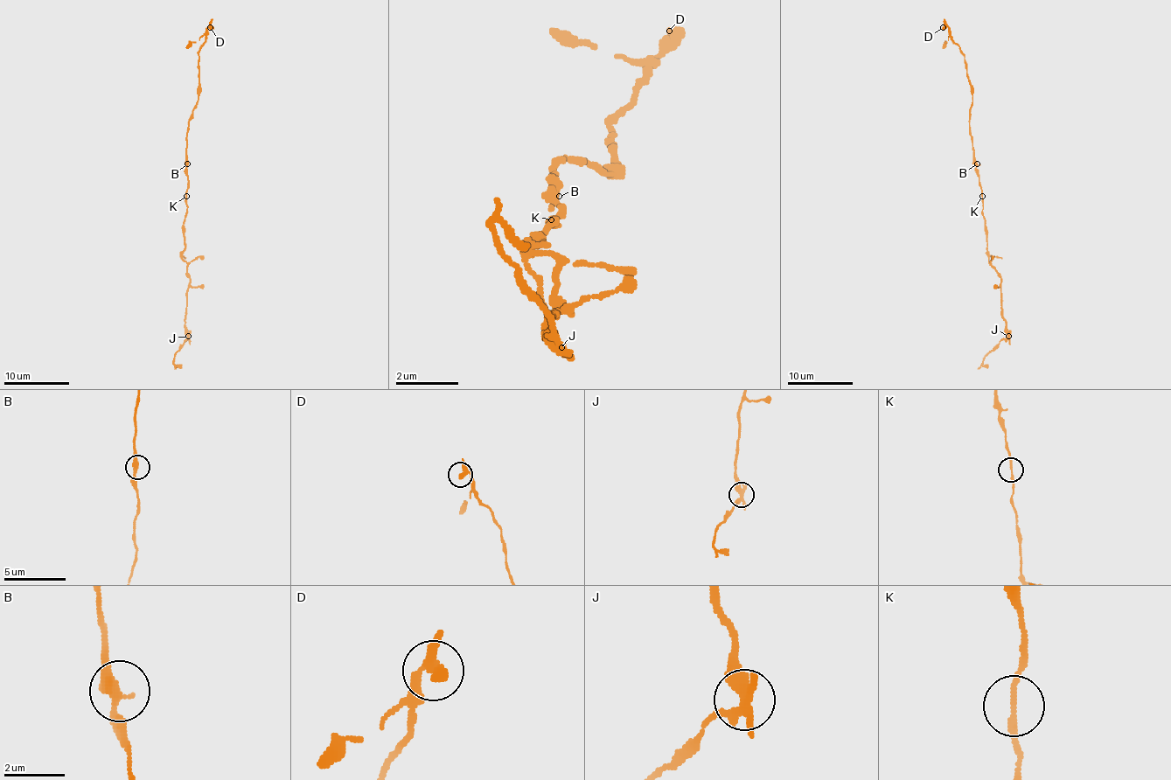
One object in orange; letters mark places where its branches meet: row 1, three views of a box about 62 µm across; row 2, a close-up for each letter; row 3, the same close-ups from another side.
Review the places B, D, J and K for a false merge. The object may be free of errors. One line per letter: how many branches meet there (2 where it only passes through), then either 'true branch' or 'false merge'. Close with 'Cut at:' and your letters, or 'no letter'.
B: branches 2; true branch
D: branches 2; true branch
J: branches 2; false merge
K: branches 2; true branch
Cut at: J

